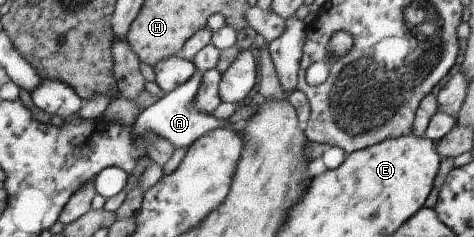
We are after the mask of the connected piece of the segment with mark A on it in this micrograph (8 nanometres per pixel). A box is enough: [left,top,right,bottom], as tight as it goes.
[132,69,240,150]

